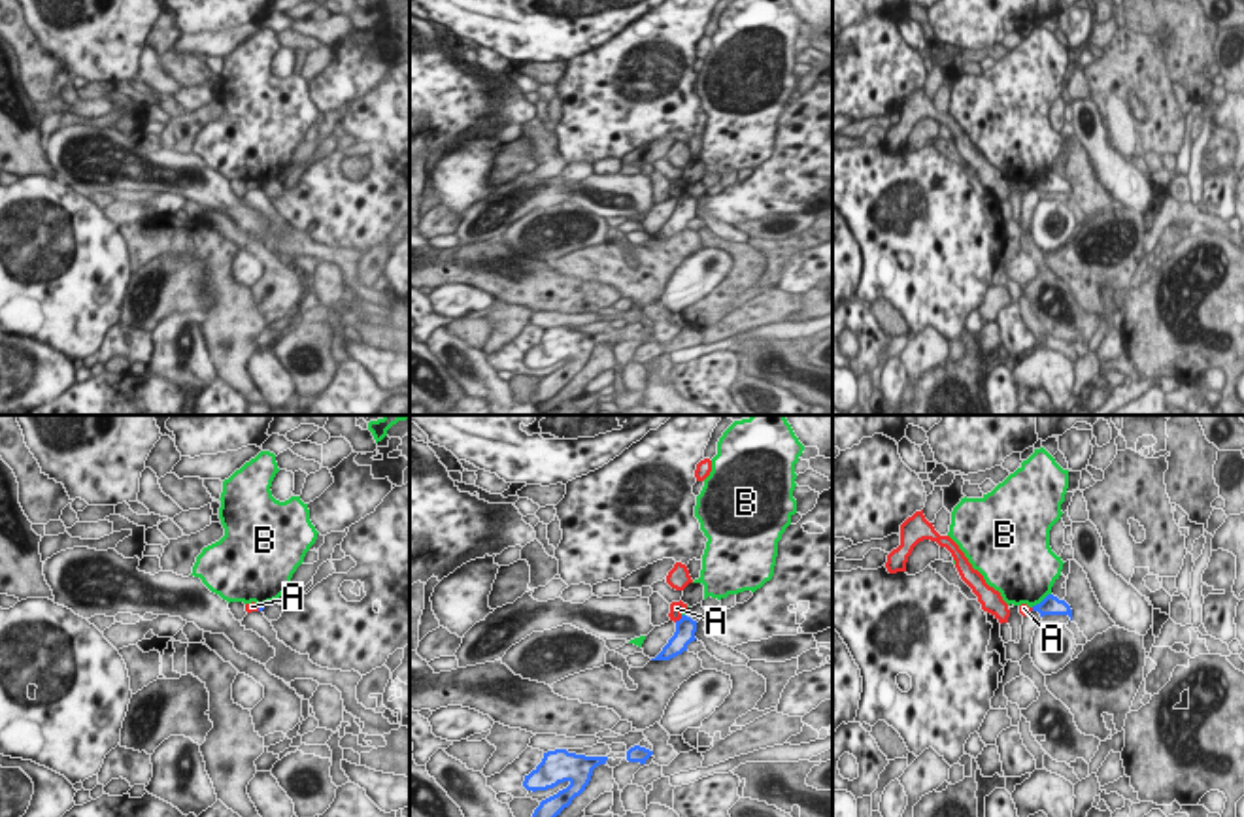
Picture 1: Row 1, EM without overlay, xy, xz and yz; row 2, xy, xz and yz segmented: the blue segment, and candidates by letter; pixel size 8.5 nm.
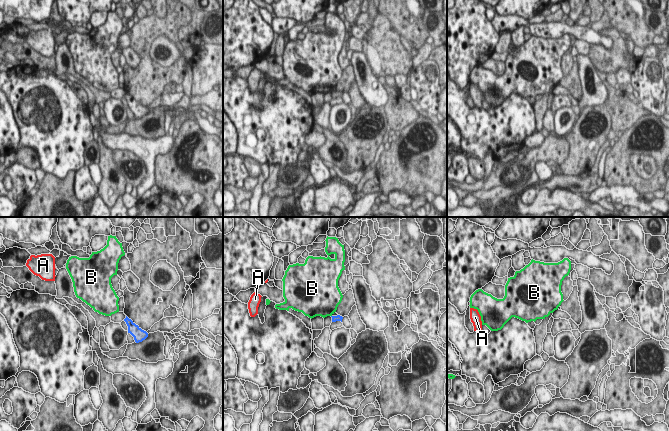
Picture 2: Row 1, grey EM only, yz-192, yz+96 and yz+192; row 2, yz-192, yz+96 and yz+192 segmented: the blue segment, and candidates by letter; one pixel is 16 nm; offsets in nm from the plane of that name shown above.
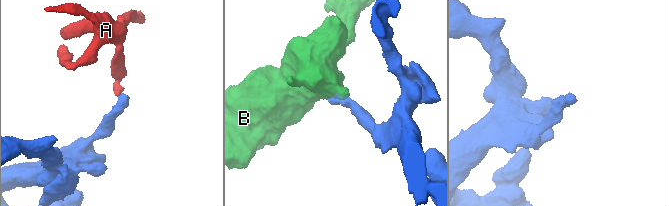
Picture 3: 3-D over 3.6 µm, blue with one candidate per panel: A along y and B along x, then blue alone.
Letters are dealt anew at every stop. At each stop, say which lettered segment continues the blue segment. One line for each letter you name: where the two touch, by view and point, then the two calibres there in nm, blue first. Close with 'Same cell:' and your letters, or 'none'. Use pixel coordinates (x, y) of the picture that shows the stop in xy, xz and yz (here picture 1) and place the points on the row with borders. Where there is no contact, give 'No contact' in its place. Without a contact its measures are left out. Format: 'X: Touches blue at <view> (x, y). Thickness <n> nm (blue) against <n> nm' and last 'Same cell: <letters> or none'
Same cell: none.

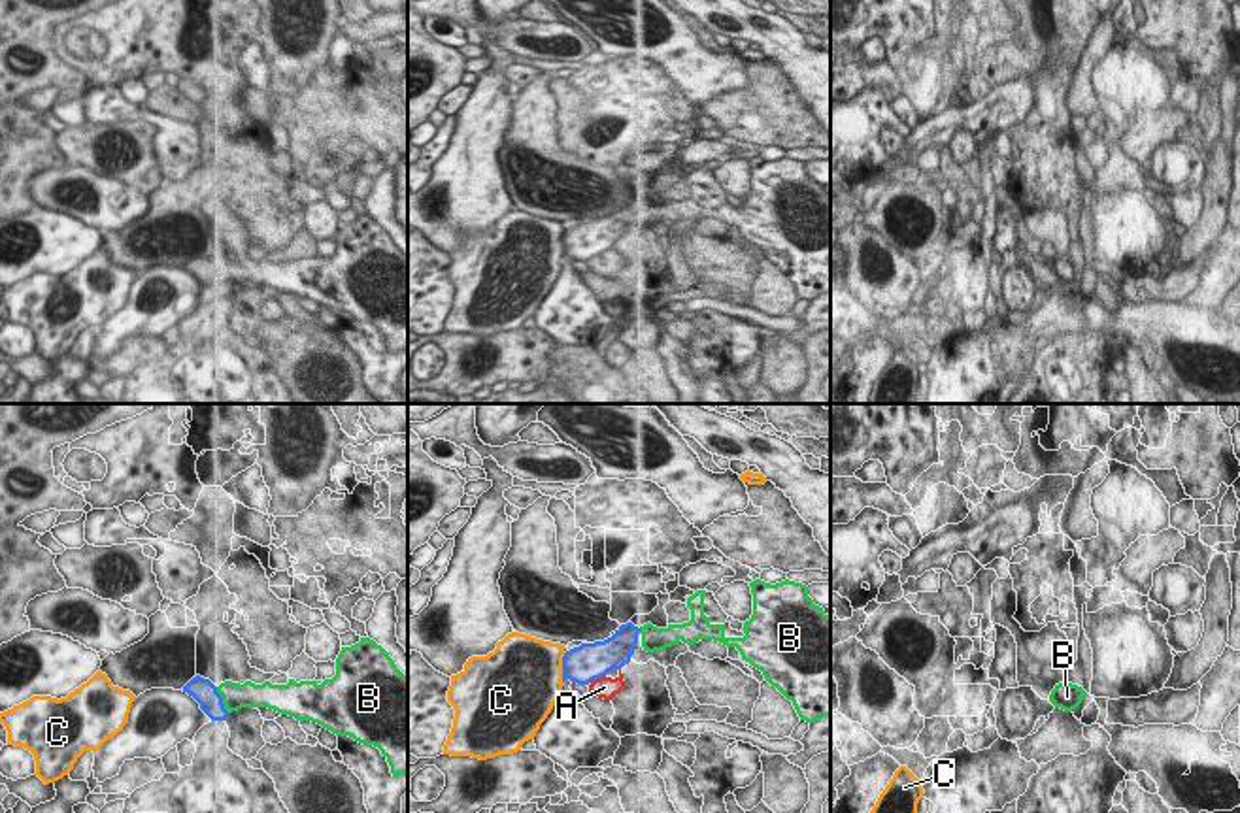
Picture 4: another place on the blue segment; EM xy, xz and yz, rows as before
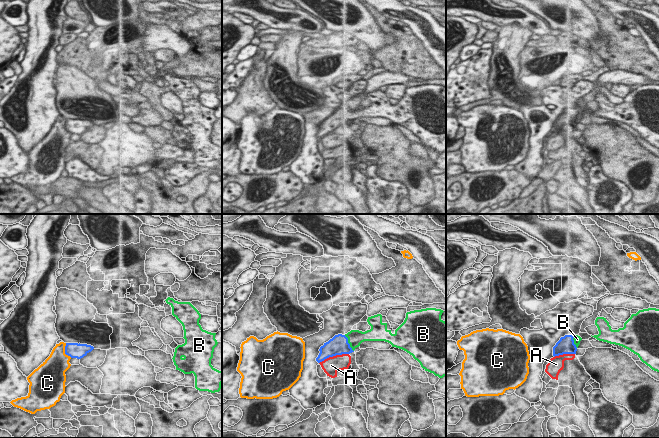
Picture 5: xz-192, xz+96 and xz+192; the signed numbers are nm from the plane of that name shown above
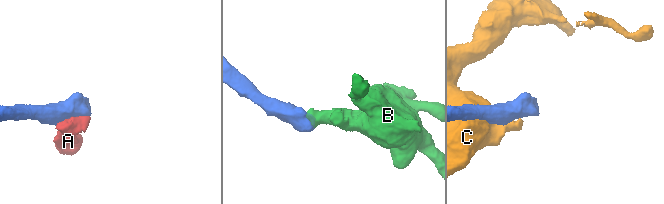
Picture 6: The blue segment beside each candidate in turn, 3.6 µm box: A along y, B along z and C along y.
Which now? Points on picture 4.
B: Touches blue at xy (221, 700). Thickness 200 nm (blue) against 220 nm
Same cell: B.

